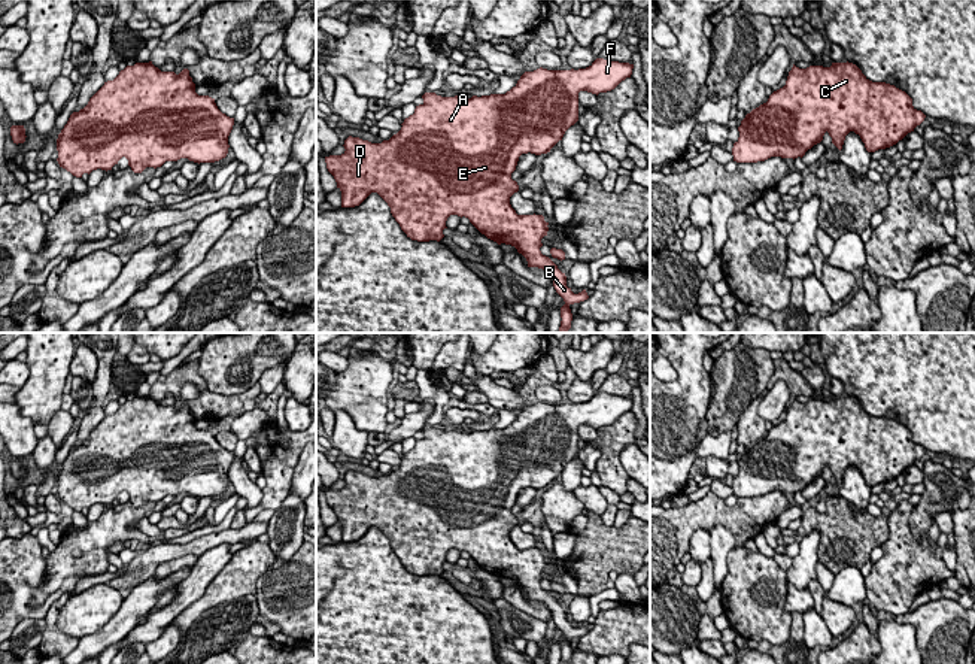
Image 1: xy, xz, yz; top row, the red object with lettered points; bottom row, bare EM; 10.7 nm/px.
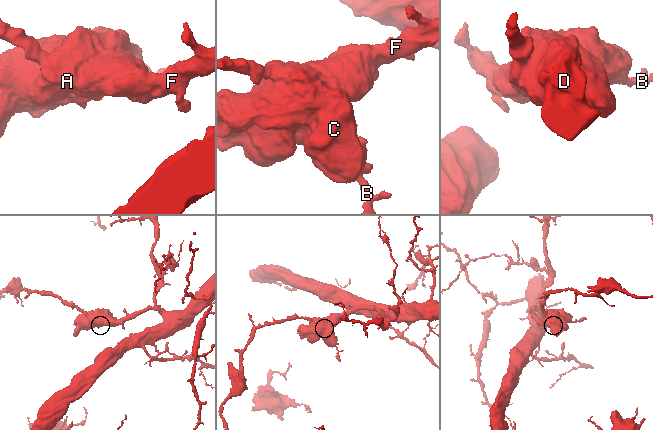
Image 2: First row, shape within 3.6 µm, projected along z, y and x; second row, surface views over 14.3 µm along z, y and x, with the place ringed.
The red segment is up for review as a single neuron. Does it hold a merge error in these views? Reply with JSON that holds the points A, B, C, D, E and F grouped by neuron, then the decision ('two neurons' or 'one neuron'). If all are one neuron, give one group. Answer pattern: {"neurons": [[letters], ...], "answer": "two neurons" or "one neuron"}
{"neurons": [["A", "B", "C", "D", "E", "F"]], "answer": "one neuron"}

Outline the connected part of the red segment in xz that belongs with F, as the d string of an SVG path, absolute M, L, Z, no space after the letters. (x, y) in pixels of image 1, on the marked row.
M596 58L578 70L537 69L525 72L505 94L441 97L425 93L423 103L404 119L401 130L389 140L371 143L349 136L341 155L325 157L326 169L341 191L341 207L359 206L371 192L377 192L391 207L401 230L411 240L440 242L450 215L465 216L488 239L498 245L511 245L522 254L528 267L546 270L556 292L564 298L558 333L571 328L569 306L589 298L586 289L574 294L567 286L567 276L541 254L541 239L547 236L549 222L543 215L517 215L510 197L519 191L511 179L522 154L547 154L562 140L565 131L578 121L578 93L592 94L614 90L631 78L634 64Z

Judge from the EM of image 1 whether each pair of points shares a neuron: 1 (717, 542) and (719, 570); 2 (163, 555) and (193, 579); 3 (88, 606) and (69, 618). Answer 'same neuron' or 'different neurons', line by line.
1: same neuron
2: different neurons
3: same neuron

